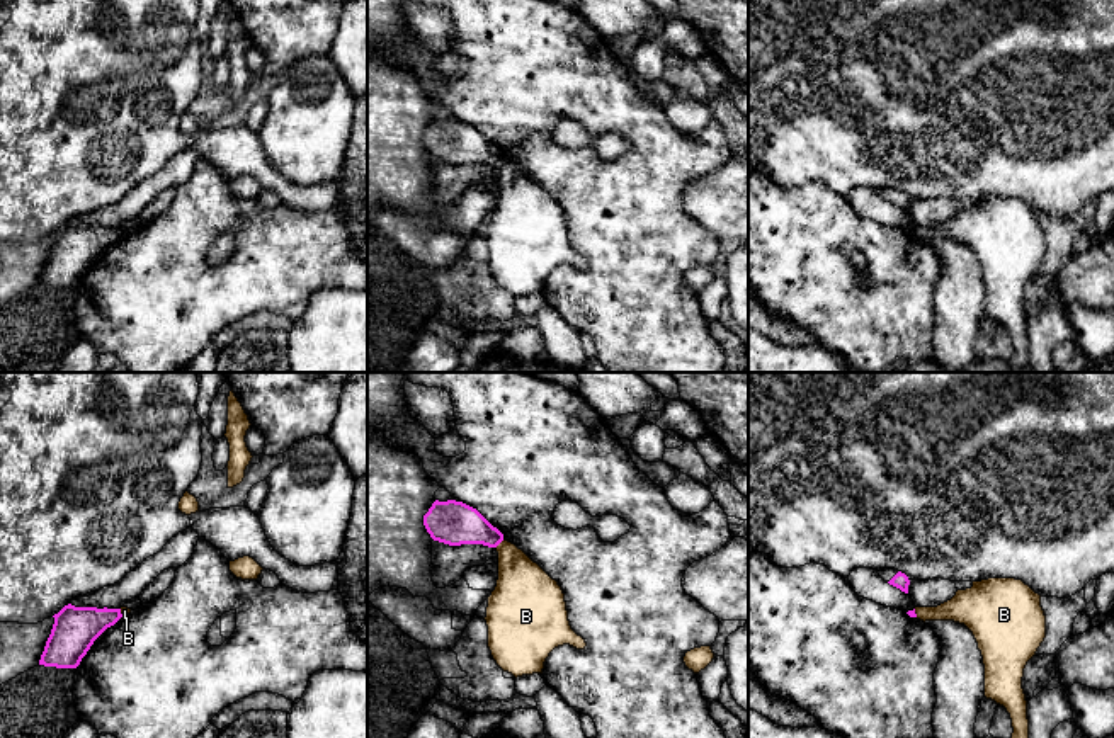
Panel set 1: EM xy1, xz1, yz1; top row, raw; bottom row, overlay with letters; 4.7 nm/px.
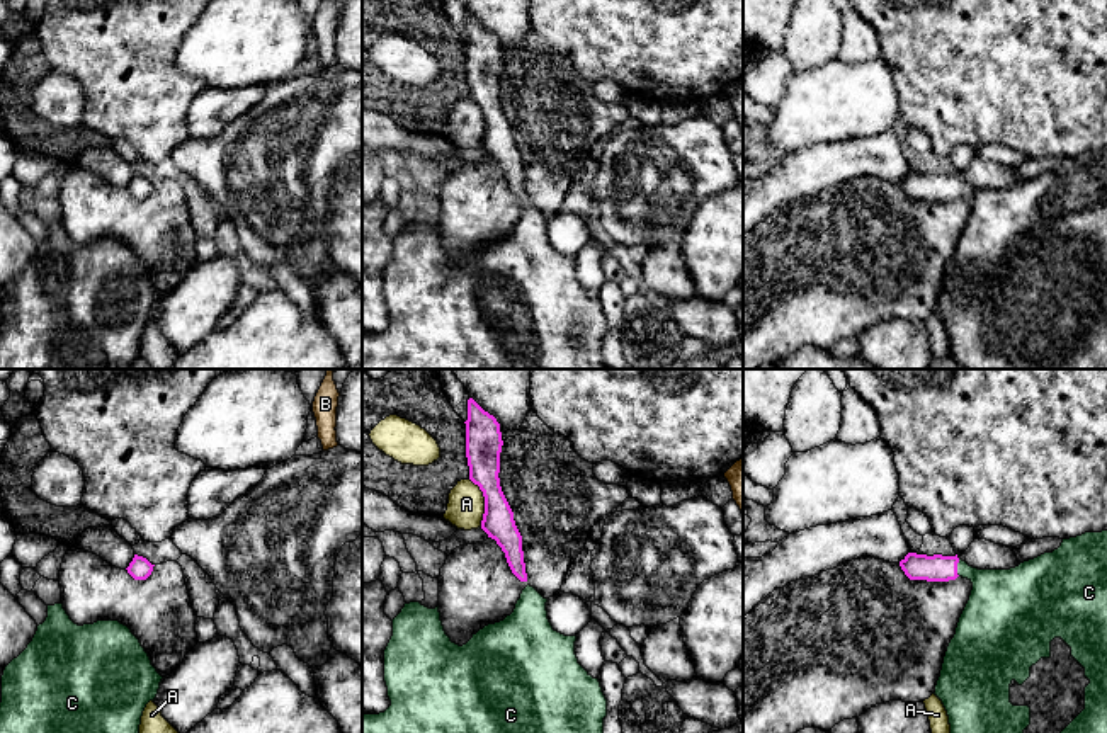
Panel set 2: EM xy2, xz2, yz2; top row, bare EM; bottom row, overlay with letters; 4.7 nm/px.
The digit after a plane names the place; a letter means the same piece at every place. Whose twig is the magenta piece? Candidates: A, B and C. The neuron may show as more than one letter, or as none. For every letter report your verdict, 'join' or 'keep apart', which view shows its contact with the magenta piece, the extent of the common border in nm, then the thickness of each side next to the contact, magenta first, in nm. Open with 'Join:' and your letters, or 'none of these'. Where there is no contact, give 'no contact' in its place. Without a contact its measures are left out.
Join: C
A: keep apart; meets magenta in xz2; contact 240 nm long; 160 nm thick on the magenta side, 180 nm on the other
B: keep apart; meets magenta in xz1; contact 60 nm long; 220 nm thick on the magenta side, 260 nm on the other
C: join; meets magenta in yz2; contact 80 nm long; 130 nm thick on the magenta side, 280 nm on the other

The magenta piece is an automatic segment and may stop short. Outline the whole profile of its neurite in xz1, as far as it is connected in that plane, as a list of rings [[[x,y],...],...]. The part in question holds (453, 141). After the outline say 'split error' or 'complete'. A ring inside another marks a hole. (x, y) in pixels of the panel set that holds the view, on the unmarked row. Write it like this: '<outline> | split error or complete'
[[[435,119],[423,134],[423,145],[434,160],[449,165],[483,163],[497,167],[503,160],[503,153],[476,128],[456,119]]] | complete

